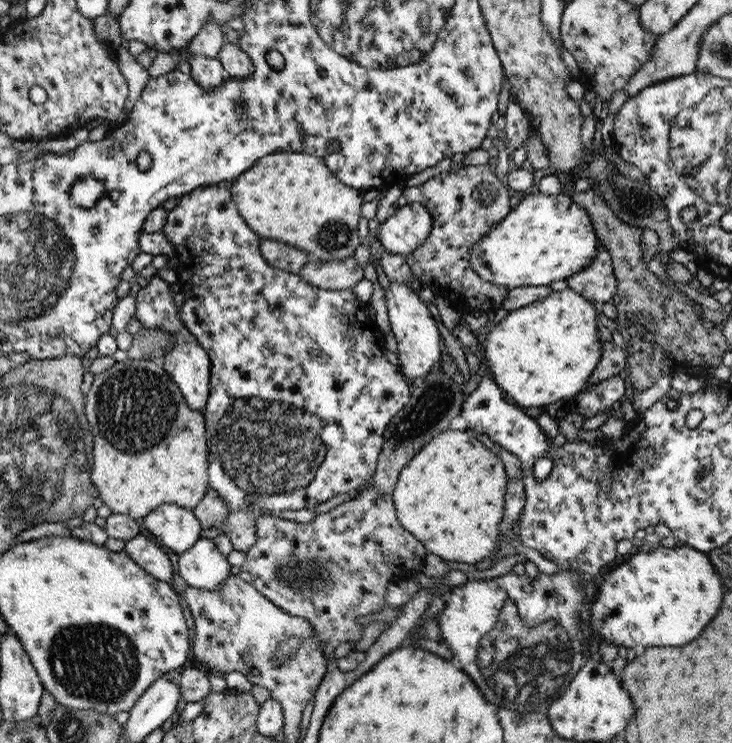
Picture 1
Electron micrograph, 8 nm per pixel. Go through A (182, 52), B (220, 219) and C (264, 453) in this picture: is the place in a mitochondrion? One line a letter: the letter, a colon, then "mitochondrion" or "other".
A: other
B: other
C: mitochondrion

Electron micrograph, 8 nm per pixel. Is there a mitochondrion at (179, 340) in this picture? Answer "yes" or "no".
no

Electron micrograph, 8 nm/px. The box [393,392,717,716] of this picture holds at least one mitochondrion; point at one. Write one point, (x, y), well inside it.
(524, 656)

